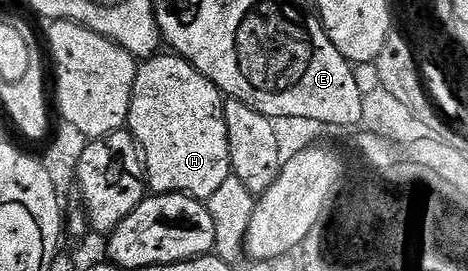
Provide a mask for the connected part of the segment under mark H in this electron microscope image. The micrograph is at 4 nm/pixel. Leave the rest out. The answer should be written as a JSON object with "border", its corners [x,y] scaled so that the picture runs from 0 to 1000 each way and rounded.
{"border":[[[374,196],[335,199],[301,229],[291,251],[291,295],[274,369],[271,480],[280,483],[299,539],[312,675],[335,720],[408,720],[442,742],[466,708],[474,675],[498,642],[491,587],[491,520],[479,413],[481,354],[423,255]]]}

